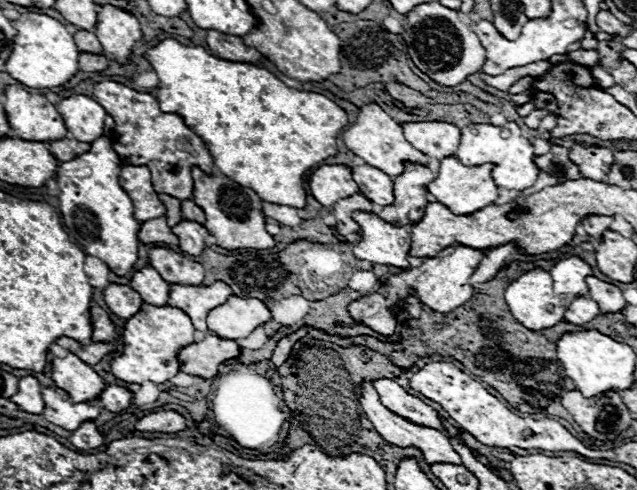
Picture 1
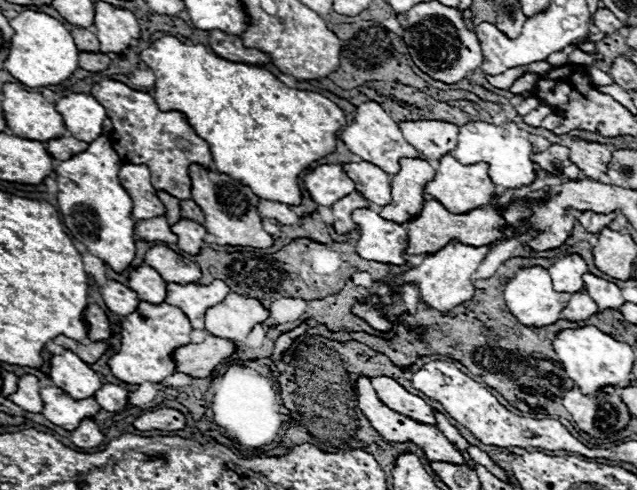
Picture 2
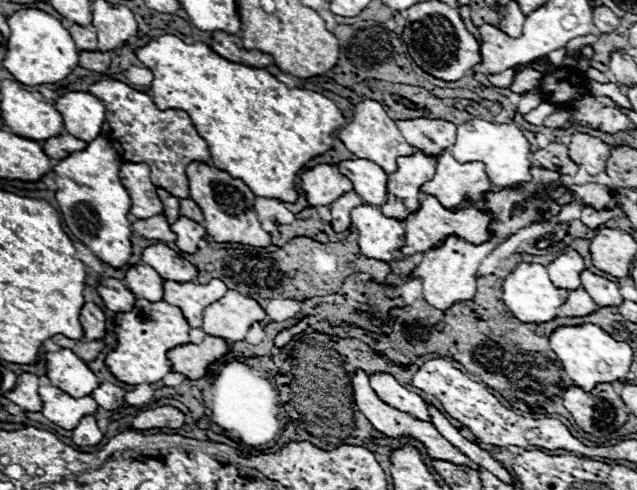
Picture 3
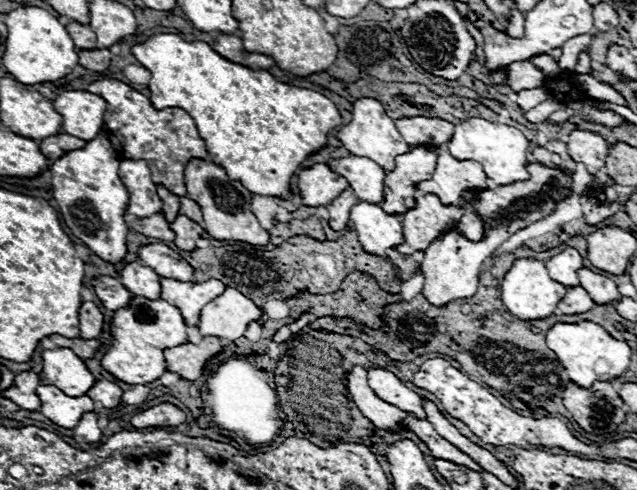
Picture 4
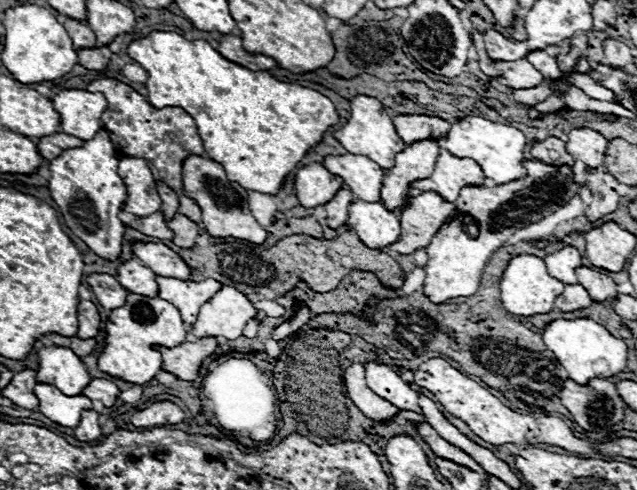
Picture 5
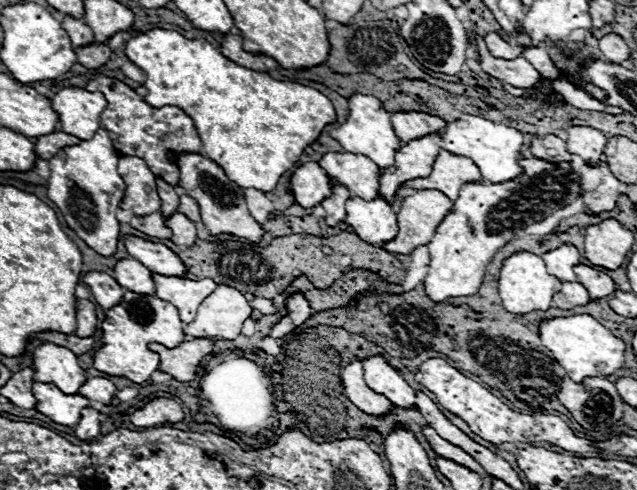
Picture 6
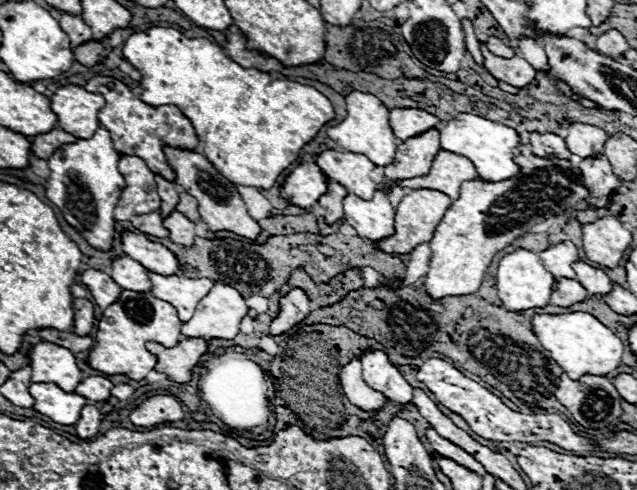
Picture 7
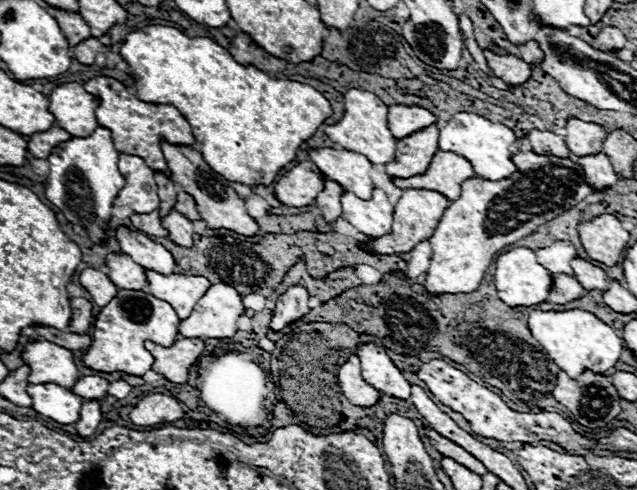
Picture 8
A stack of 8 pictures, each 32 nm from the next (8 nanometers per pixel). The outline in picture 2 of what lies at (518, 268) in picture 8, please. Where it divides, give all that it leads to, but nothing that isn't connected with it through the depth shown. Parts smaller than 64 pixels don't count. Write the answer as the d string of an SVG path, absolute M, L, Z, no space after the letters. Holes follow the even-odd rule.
M530 266L530 268L520 268L504 286L504 302L510 308L510 312L522 320L526 326L546 326L552 324L560 318L562 308L566 306L570 294L566 292L556 292L550 280L550 274L542 266Z

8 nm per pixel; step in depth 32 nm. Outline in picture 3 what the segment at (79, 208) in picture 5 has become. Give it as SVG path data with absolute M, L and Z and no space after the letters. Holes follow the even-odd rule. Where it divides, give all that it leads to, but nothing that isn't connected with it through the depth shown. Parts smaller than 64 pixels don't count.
M100 134L84 150L70 152L70 156L62 158L54 168L56 182L56 202L62 212L64 224L72 230L72 234L86 244L94 256L108 262L114 268L122 268L128 264L132 254L130 248L130 222L126 214L130 210L130 196L120 182L120 156L114 152L106 134Z

